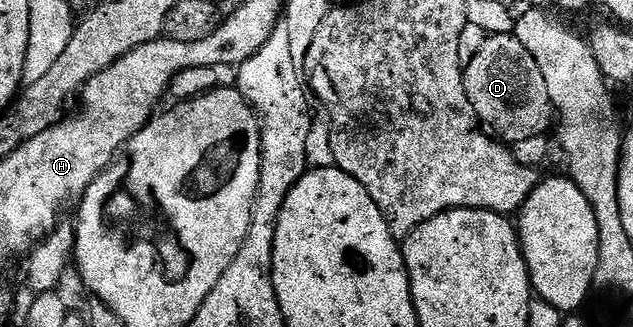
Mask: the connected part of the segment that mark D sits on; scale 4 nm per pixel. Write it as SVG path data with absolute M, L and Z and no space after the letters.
M513 32L487 36L476 59L472 59L472 63L465 66L462 78L466 94L479 121L497 140L513 147L524 139L541 137L551 132L549 129L550 125L552 129L555 112L548 95L548 87L544 87L544 79L540 75L540 67L536 67L536 59L532 59L528 47L524 47L524 43L520 43L520 39L514 36Z

